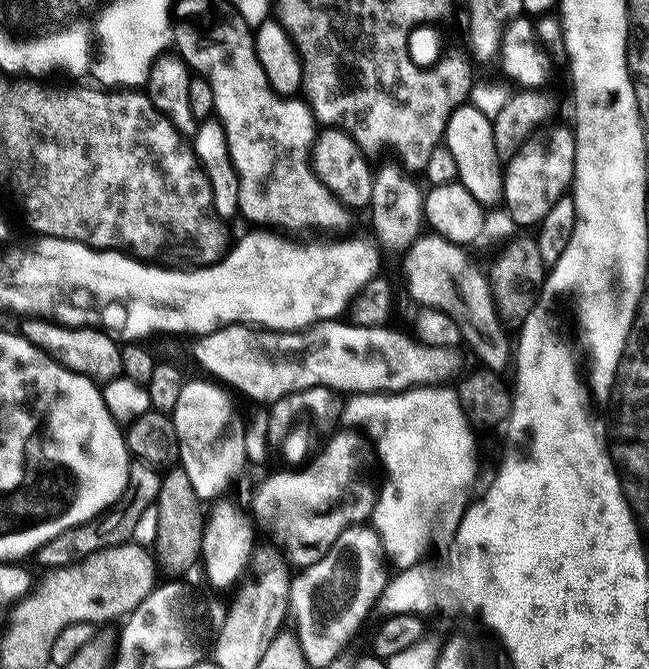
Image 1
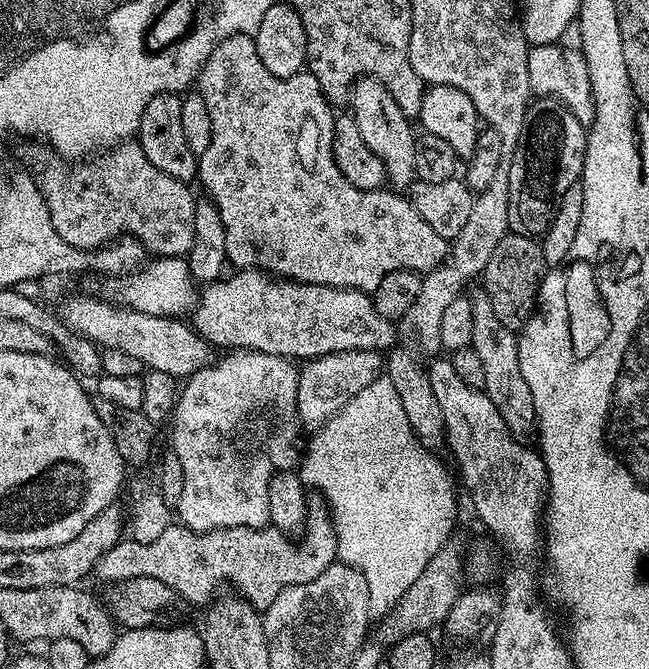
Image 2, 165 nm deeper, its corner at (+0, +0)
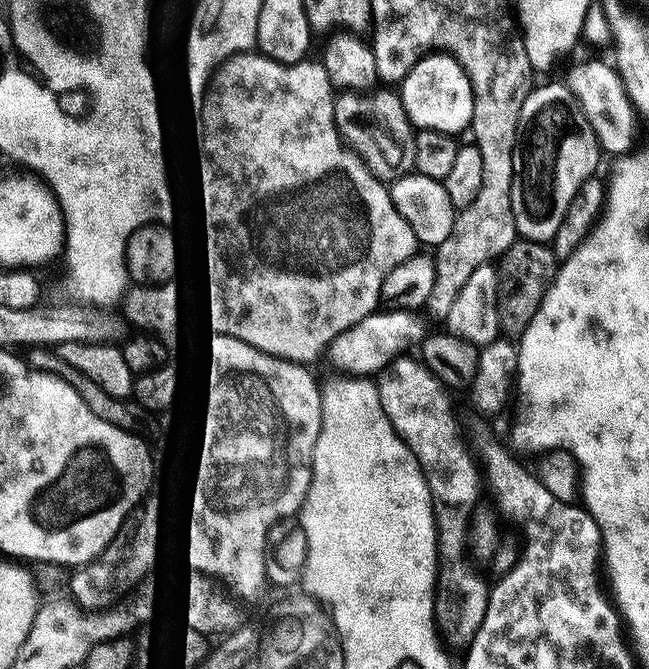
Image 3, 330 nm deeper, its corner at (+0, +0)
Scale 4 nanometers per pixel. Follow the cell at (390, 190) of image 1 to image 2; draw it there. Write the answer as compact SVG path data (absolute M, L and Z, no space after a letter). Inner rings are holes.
M366 76L357 80L352 86L350 112L358 130L362 133L362 140L384 163L387 183L396 190L411 189L416 180L414 154L418 136L417 133L412 133L413 121L404 113L402 106L398 106L398 102L392 96L390 89L385 86L384 81L375 76Z

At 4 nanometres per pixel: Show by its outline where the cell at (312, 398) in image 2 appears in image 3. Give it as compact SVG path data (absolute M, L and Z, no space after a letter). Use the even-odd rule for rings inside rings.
M377 310L371 312L362 322L356 323L349 330L343 331L331 341L327 357L339 373L352 378L372 378L383 373L388 365L400 359L409 350L415 349L426 335L425 317L412 310Z

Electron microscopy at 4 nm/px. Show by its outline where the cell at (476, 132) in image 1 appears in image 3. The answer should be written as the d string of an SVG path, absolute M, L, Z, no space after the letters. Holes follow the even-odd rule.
M447 52L426 54L423 59L412 67L410 74L399 81L398 95L404 103L413 129L429 128L449 134L461 134L473 127L474 102L476 95L472 92L472 83L466 70L449 56Z

